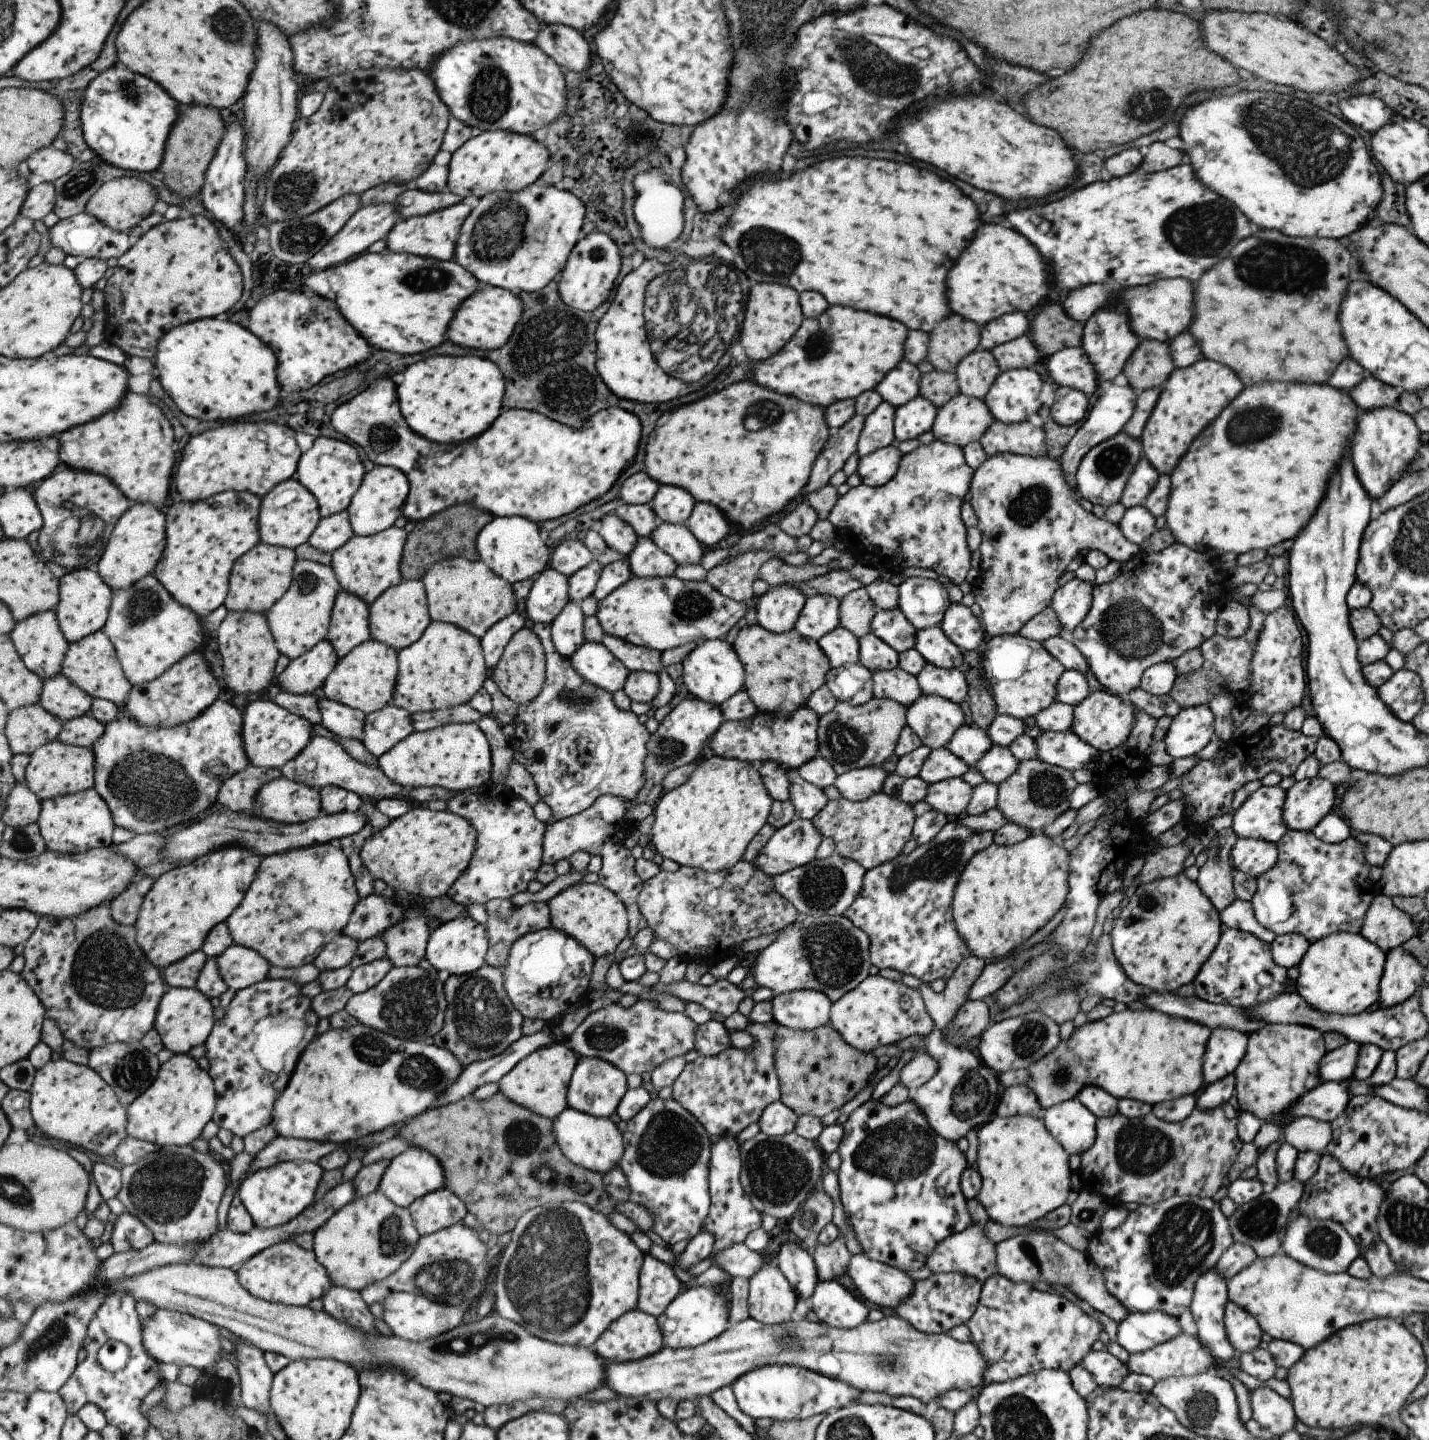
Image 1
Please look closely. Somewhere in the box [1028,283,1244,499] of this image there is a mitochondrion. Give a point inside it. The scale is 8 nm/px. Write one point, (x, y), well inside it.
(1111, 463)

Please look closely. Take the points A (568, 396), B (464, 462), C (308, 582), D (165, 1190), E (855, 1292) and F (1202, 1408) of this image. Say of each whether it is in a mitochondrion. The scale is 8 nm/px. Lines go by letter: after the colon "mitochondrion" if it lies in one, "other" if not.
A: mitochondrion
B: other
C: mitochondrion
D: mitochondrion
E: other
F: mitochondrion

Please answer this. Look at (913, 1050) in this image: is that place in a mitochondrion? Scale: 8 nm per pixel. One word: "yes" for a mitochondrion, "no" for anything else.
no

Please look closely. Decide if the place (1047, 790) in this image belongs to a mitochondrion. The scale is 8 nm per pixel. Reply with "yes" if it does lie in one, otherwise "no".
yes

